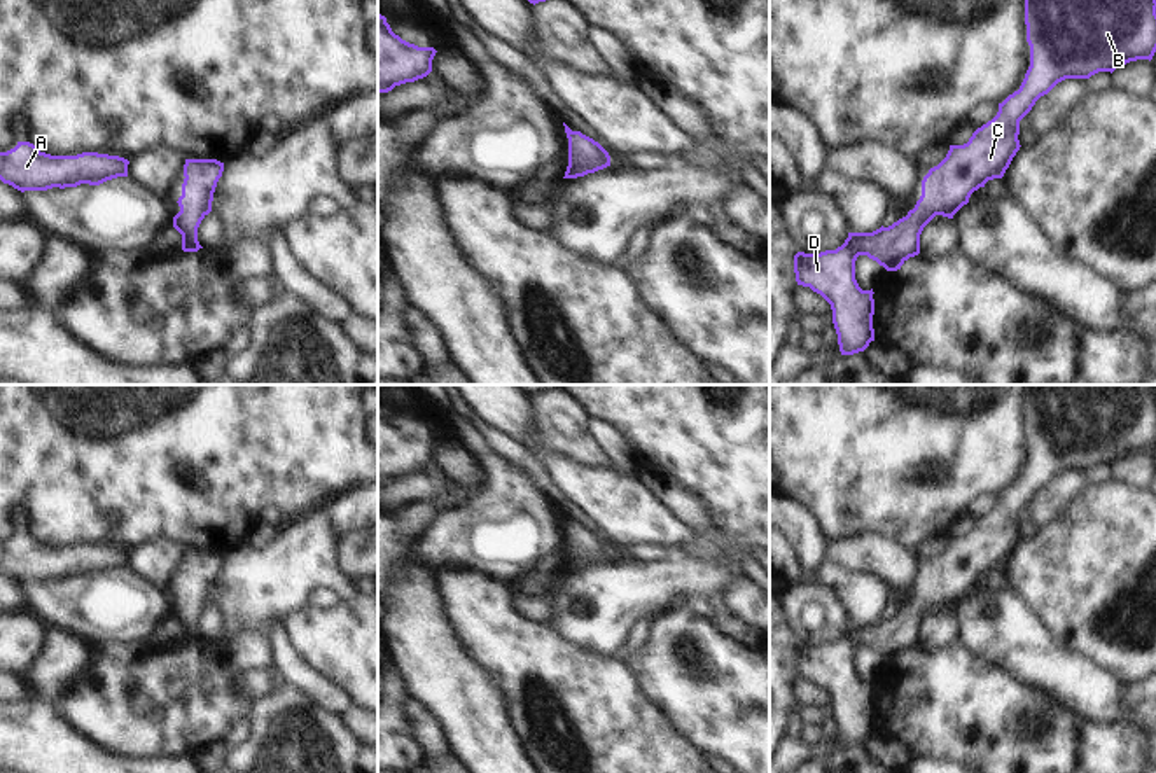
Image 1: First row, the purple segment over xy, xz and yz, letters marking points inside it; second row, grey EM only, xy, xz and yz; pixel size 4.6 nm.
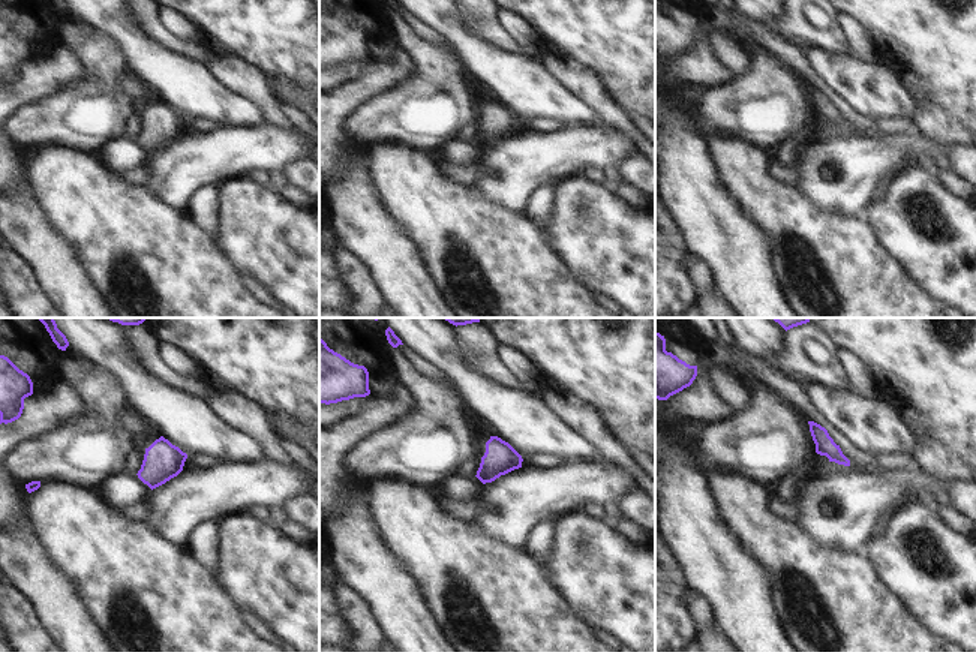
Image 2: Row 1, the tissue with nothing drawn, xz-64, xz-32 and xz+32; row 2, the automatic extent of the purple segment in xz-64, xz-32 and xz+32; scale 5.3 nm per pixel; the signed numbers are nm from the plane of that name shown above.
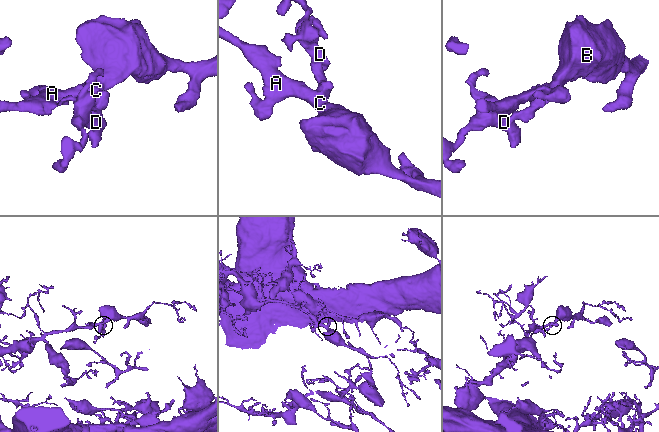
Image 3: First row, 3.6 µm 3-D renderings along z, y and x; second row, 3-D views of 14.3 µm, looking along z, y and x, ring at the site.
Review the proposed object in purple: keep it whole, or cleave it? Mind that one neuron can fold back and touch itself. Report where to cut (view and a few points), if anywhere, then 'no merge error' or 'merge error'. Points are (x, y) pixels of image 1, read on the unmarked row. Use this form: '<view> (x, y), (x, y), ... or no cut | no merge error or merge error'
no cut | no merge error

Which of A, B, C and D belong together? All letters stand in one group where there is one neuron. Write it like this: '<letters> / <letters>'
A B C D

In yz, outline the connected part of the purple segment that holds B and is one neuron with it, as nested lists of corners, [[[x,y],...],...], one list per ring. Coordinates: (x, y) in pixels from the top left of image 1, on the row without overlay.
[[[1027,385],[1025,416],[1030,458],[1020,481],[999,495],[997,507],[978,519],[967,535],[950,537],[946,549],[923,568],[922,588],[915,600],[888,619],[881,617],[873,624],[848,624],[845,635],[836,642],[794,647],[797,677],[810,679],[831,696],[841,747],[864,743],[874,733],[874,684],[873,680],[862,682],[855,672],[859,647],[867,647],[887,663],[901,661],[909,649],[920,645],[920,626],[936,607],[953,610],[969,595],[974,582],[985,579],[988,572],[1004,568],[1021,539],[1020,512],[1041,488],[1065,470],[1090,470],[1098,463],[1112,465],[1130,453],[1151,453],[1156,444],[1154,385]]]

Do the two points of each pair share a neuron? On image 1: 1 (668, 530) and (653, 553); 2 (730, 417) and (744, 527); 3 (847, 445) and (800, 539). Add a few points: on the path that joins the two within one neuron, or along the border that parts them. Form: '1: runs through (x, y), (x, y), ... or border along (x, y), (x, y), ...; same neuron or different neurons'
1: border along (626, 546), (663, 544), (672, 551); different neurons
2: runs through (744, 445), (744, 499); same neuron
3: border along (787, 497), (810, 513), (819, 534), (828, 543); different neurons

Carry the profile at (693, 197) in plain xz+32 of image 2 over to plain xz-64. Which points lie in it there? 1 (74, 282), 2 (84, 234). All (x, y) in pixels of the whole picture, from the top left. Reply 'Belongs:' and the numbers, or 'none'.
Belongs: 1

